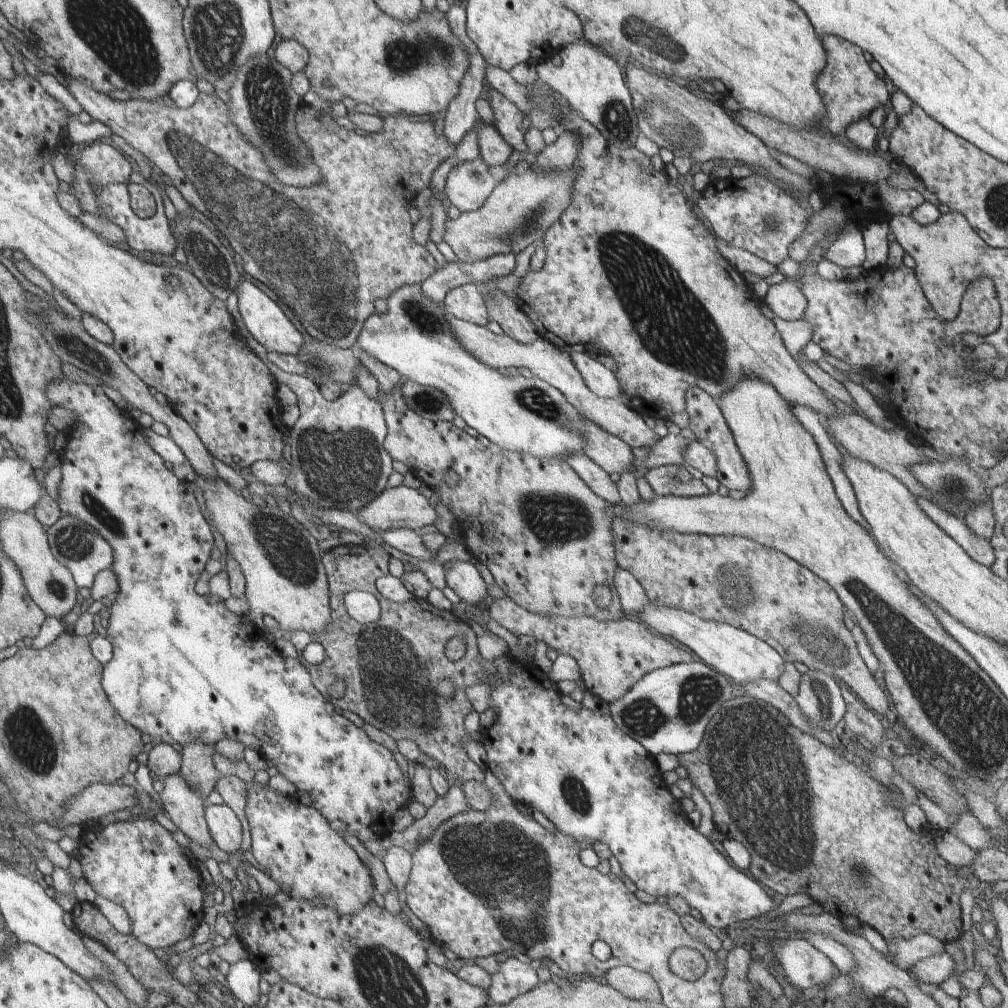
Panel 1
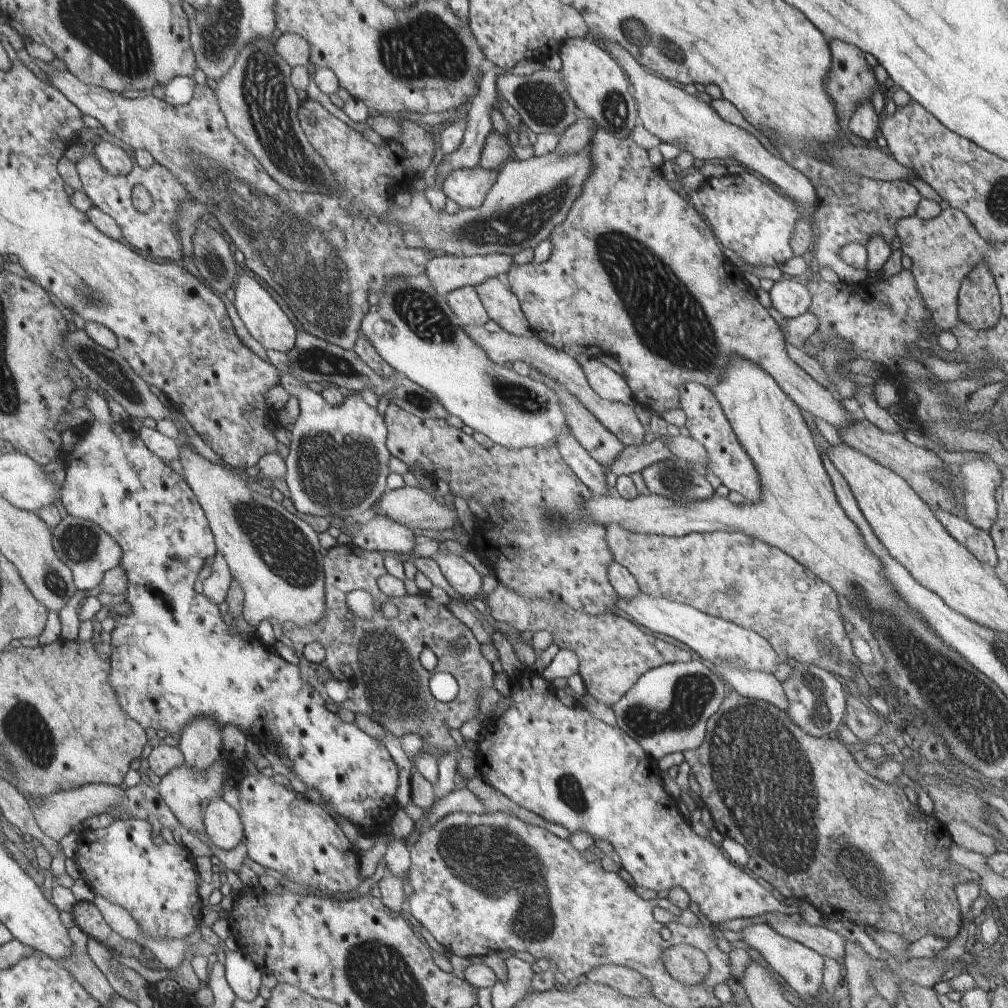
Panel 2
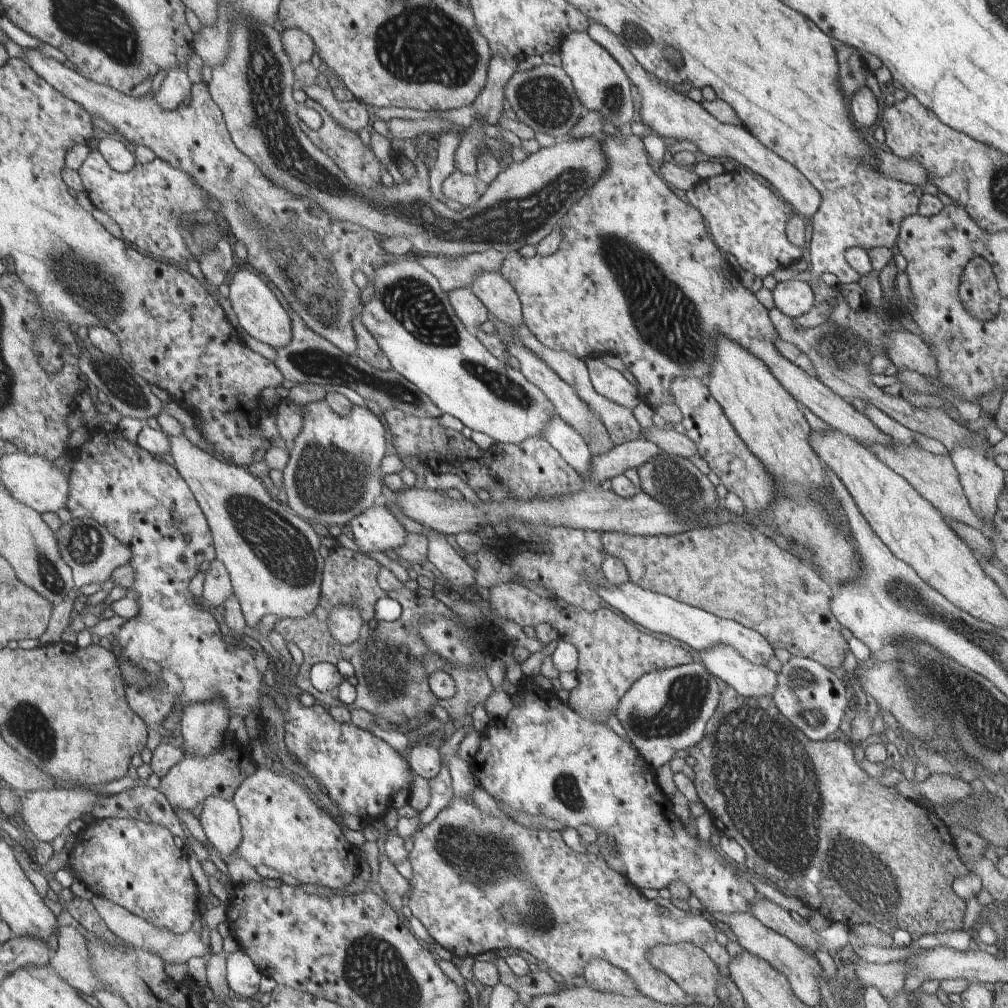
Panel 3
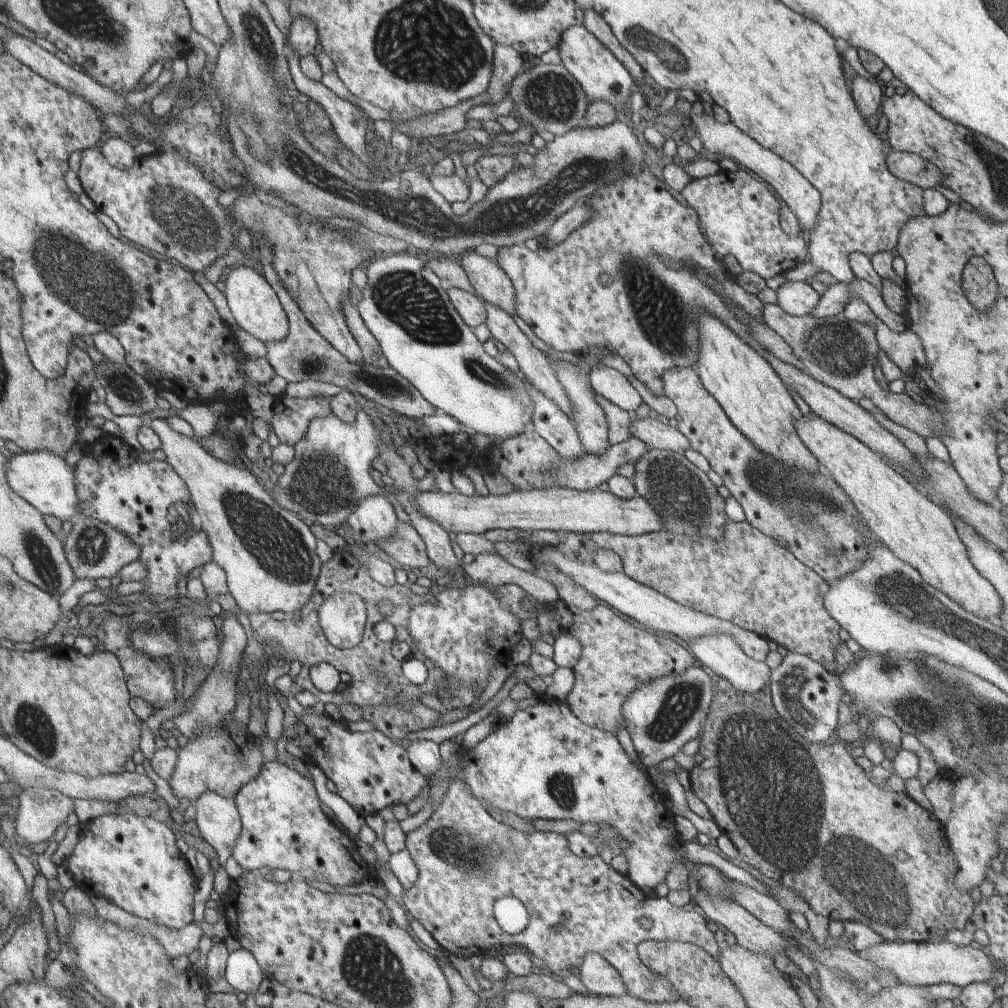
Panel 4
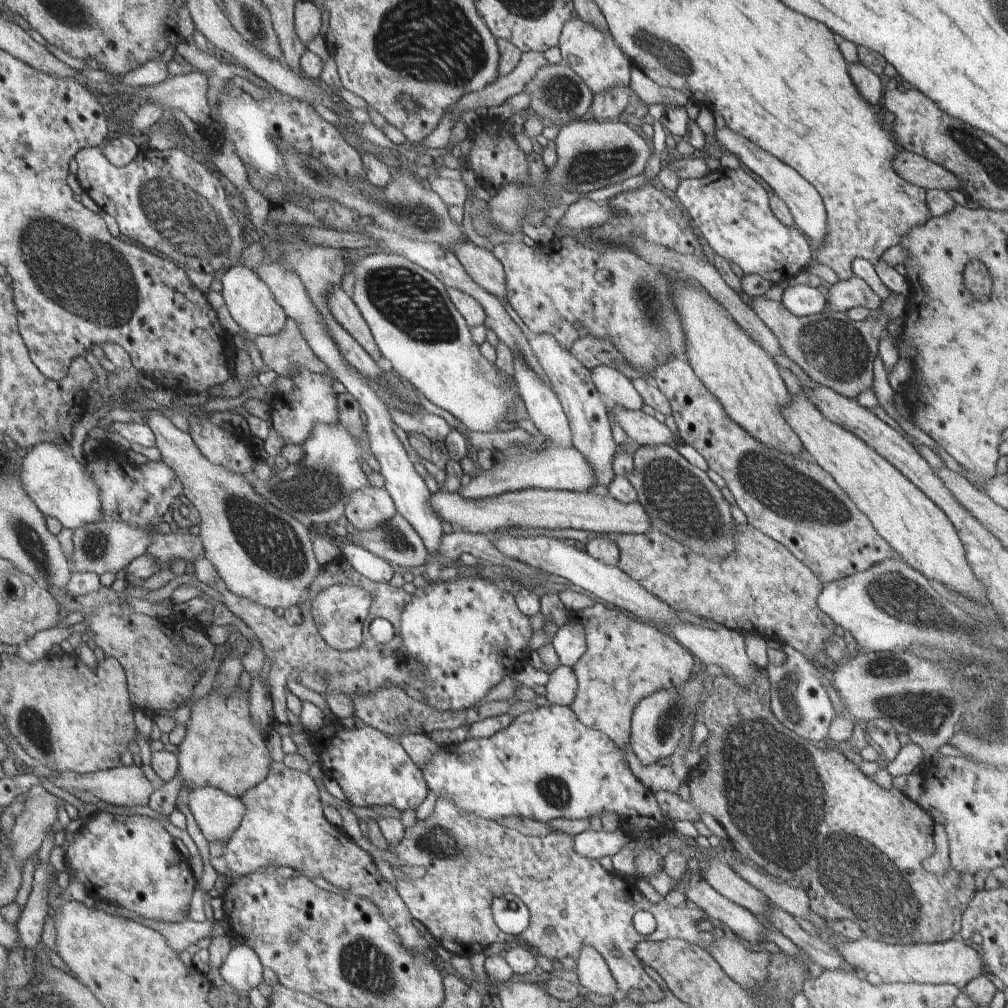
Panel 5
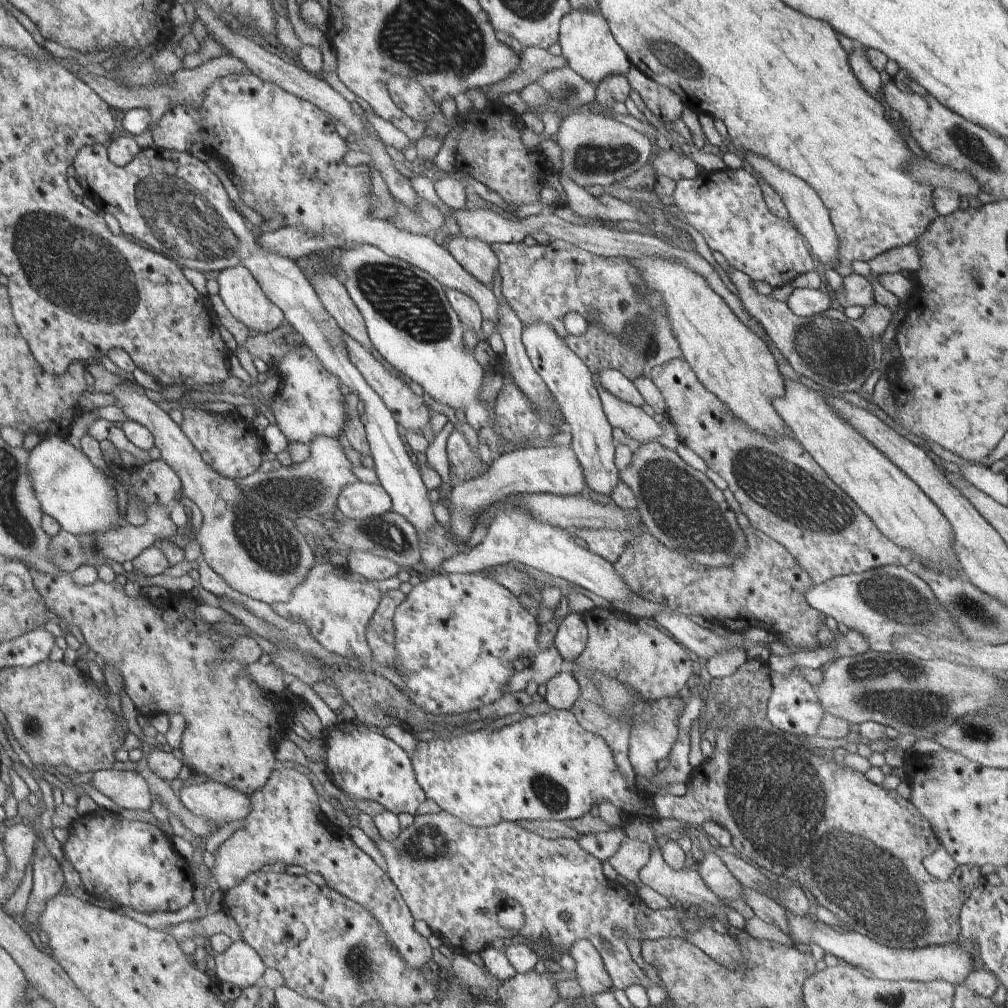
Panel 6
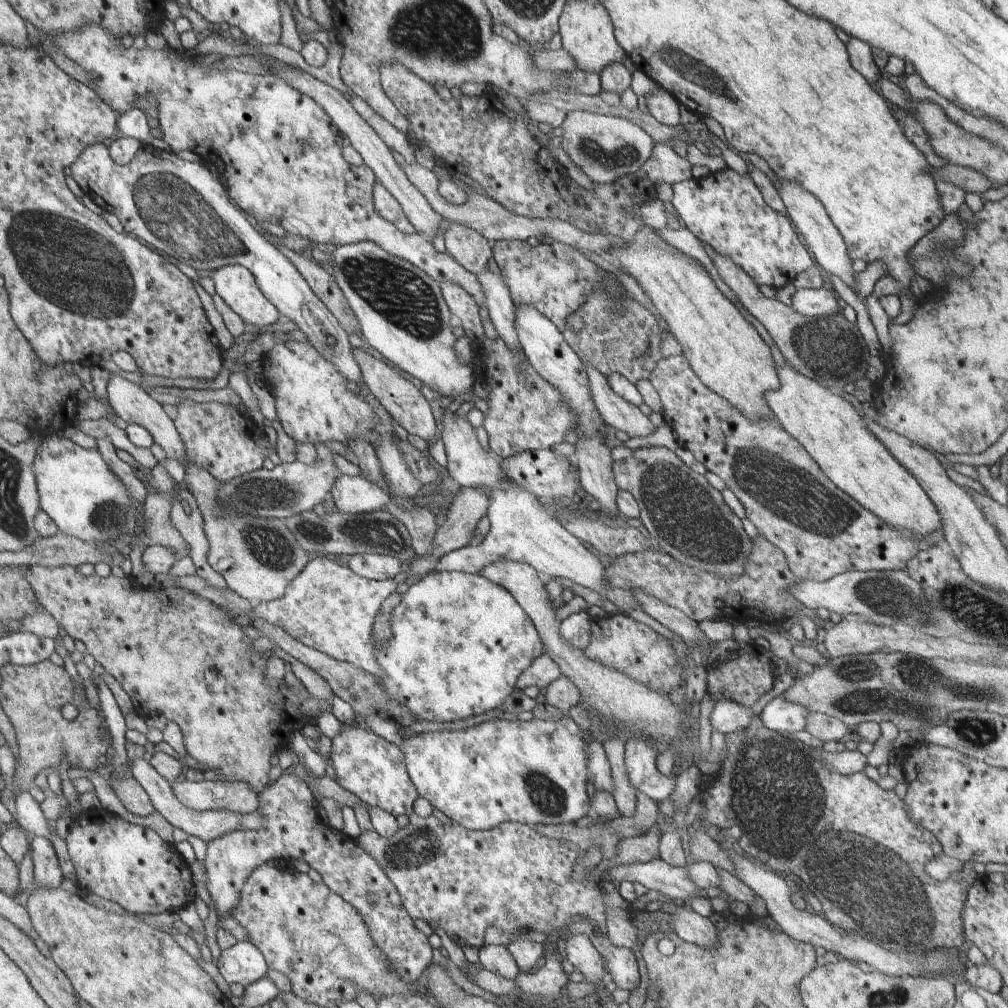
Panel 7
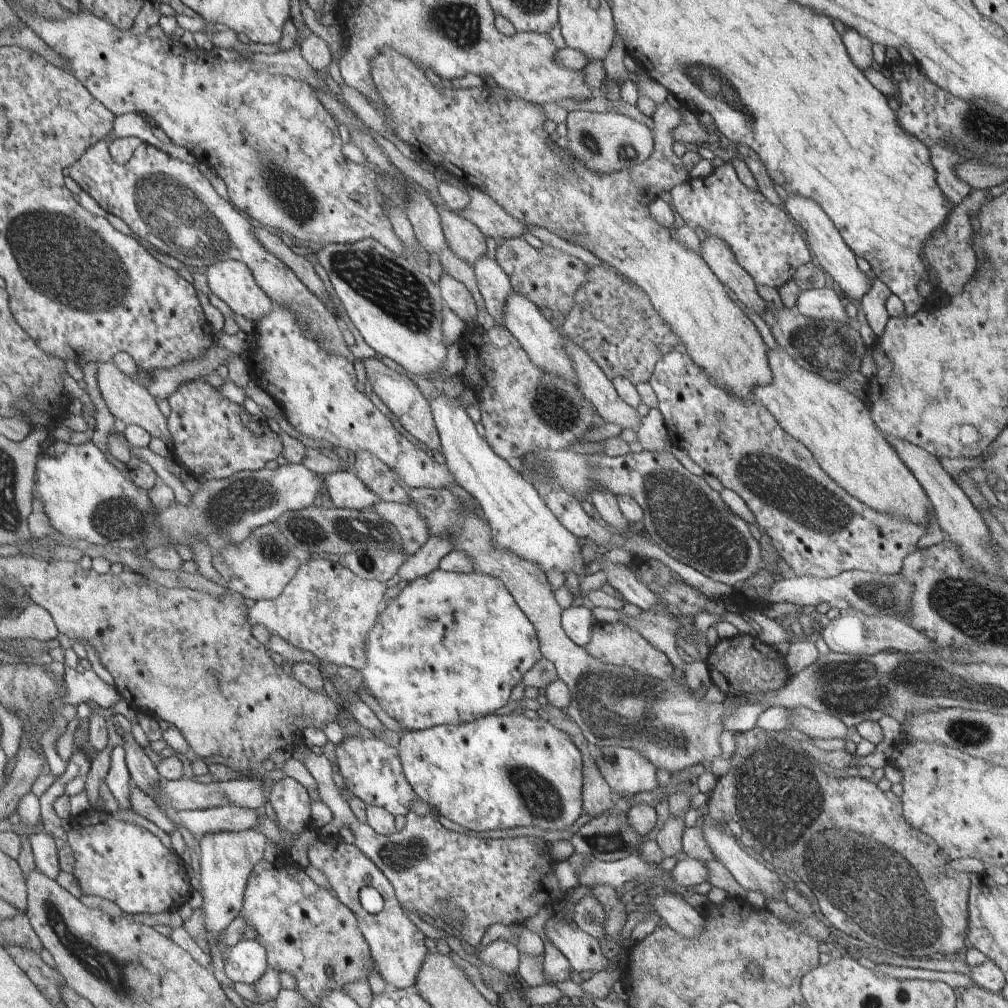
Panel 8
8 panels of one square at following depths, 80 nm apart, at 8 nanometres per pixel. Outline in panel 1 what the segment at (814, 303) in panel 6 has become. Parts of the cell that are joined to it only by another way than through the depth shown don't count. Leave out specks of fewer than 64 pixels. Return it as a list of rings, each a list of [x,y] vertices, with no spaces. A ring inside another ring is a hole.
[[[786,280],[777,285],[770,285],[764,302],[775,316],[785,321],[802,319],[807,305],[806,297],[799,289],[798,283]]]

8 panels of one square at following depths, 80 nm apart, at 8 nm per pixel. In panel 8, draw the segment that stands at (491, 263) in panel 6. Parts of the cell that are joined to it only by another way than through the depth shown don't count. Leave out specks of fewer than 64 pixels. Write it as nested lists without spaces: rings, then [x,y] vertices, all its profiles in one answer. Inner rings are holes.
[[[438,207],[443,233],[449,249],[472,267],[486,255],[486,237],[472,221],[444,207]]]

